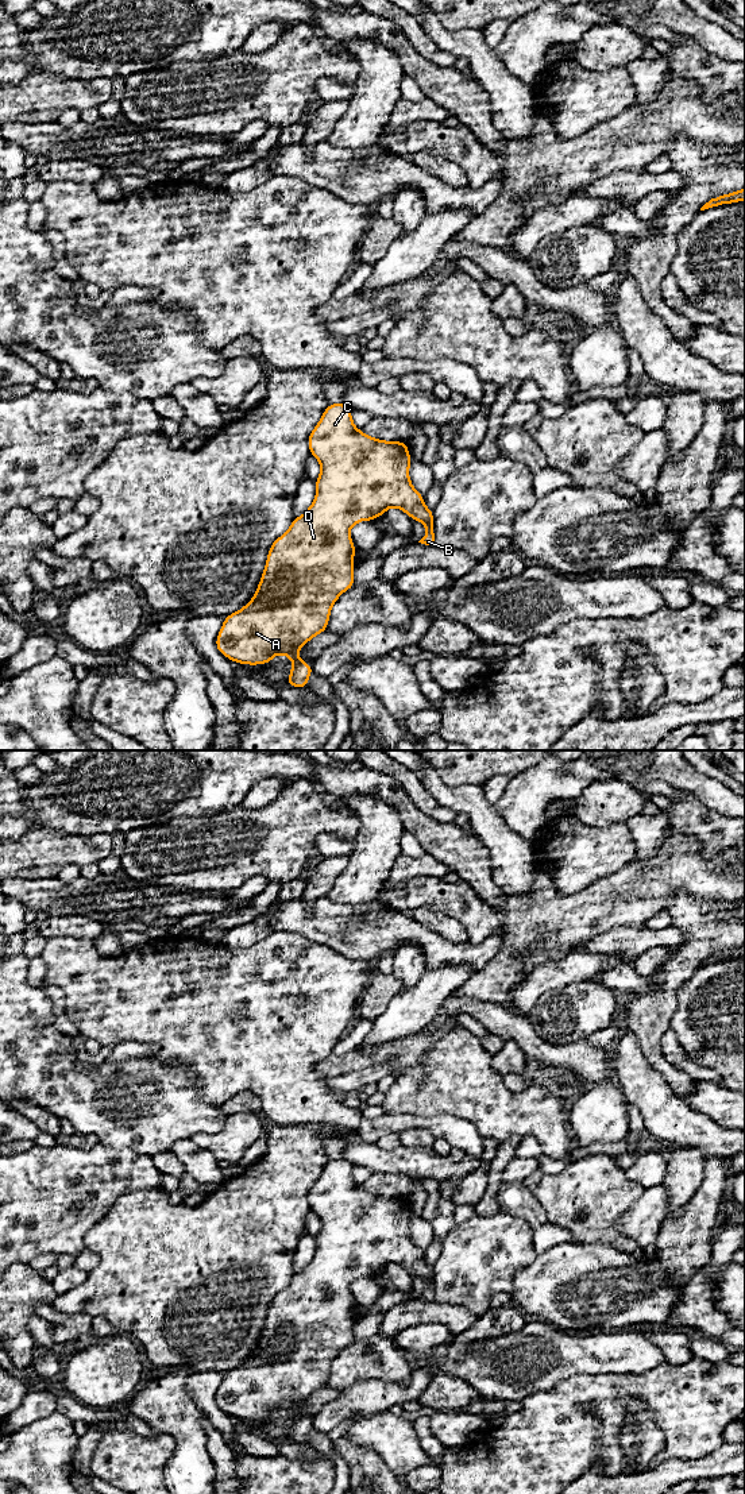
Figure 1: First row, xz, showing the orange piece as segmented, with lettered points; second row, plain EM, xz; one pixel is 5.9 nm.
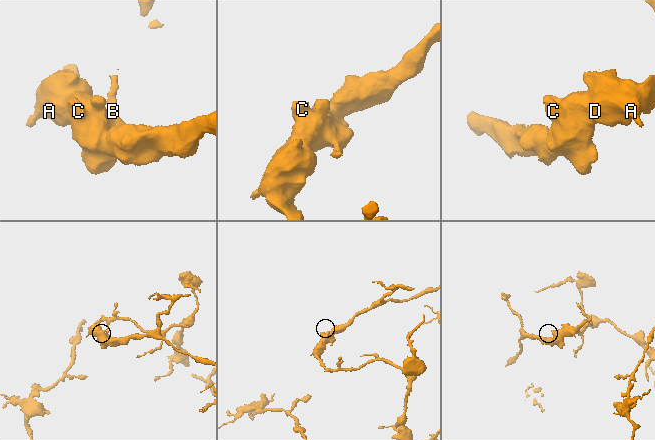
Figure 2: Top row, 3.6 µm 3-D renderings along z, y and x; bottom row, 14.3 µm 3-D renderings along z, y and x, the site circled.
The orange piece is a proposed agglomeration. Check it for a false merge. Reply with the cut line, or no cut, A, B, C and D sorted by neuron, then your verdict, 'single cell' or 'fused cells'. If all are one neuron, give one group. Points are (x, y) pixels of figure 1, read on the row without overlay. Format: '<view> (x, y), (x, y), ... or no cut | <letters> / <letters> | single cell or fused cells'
xz (432, 1277), (424, 1280) | A C D / B | fused cells

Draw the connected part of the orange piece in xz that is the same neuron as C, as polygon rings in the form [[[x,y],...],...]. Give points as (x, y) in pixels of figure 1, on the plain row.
[[[329,1159],[319,1180],[308,1194],[310,1211],[314,1212],[321,1228],[316,1235],[316,1251],[308,1266],[294,1273],[290,1283],[279,1292],[269,1305],[265,1325],[252,1355],[240,1366],[227,1371],[216,1393],[217,1406],[238,1420],[269,1420],[275,1410],[285,1410],[293,1417],[285,1440],[305,1444],[313,1428],[312,1420],[305,1420],[298,1405],[328,1383],[331,1366],[339,1352],[355,1341],[354,1312],[356,1304],[350,1285],[360,1277],[374,1277],[390,1263],[399,1263],[413,1277],[433,1278],[433,1266],[425,1262],[424,1252],[413,1243],[409,1234],[412,1213],[405,1197],[378,1196],[364,1190],[354,1181],[351,1163],[346,1159]]]

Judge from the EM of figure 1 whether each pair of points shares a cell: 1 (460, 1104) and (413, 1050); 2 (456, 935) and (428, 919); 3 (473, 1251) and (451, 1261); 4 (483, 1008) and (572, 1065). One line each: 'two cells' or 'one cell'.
1: two cells
2: one cell
3: one cell
4: one cell

